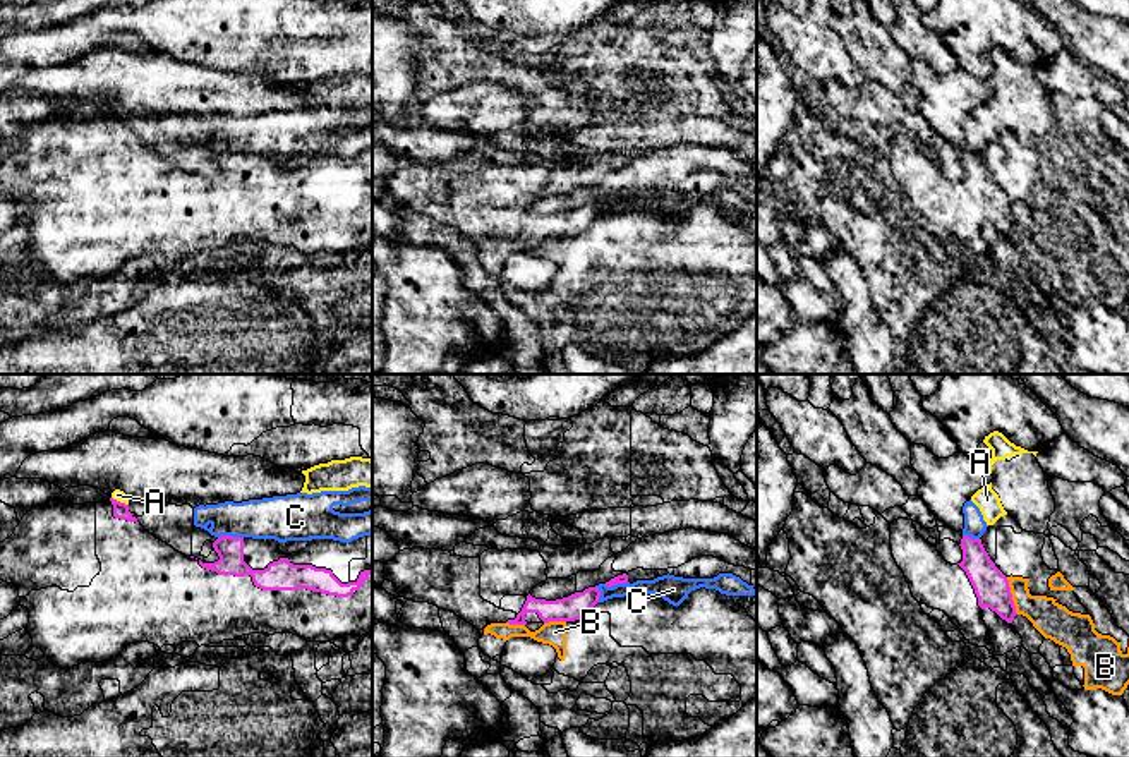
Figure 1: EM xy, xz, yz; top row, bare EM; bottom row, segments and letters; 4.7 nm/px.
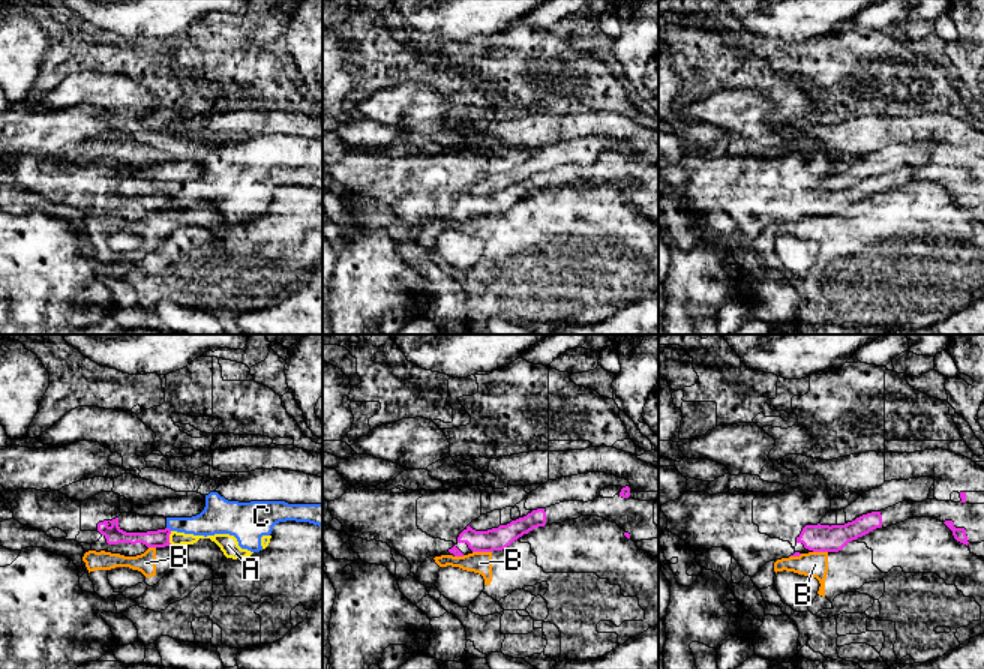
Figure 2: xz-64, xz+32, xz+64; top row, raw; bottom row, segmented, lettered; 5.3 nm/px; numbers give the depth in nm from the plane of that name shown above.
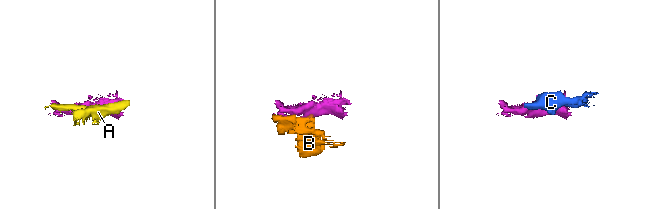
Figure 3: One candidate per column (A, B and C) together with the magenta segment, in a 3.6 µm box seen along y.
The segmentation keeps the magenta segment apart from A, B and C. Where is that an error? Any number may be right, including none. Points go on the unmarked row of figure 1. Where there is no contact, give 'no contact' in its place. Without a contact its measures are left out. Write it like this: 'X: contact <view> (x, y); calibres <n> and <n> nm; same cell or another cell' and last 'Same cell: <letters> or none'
A: contact xy (119, 117); calibres 80 and 50 nm; another cell
B: contact yz (1011, 211); calibres 160 and 170 nm; another cell
C: contact xy (230, 151); calibres 130 and 200 nm; another cell
Same cell: none

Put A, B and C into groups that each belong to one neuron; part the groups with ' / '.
A C / B

